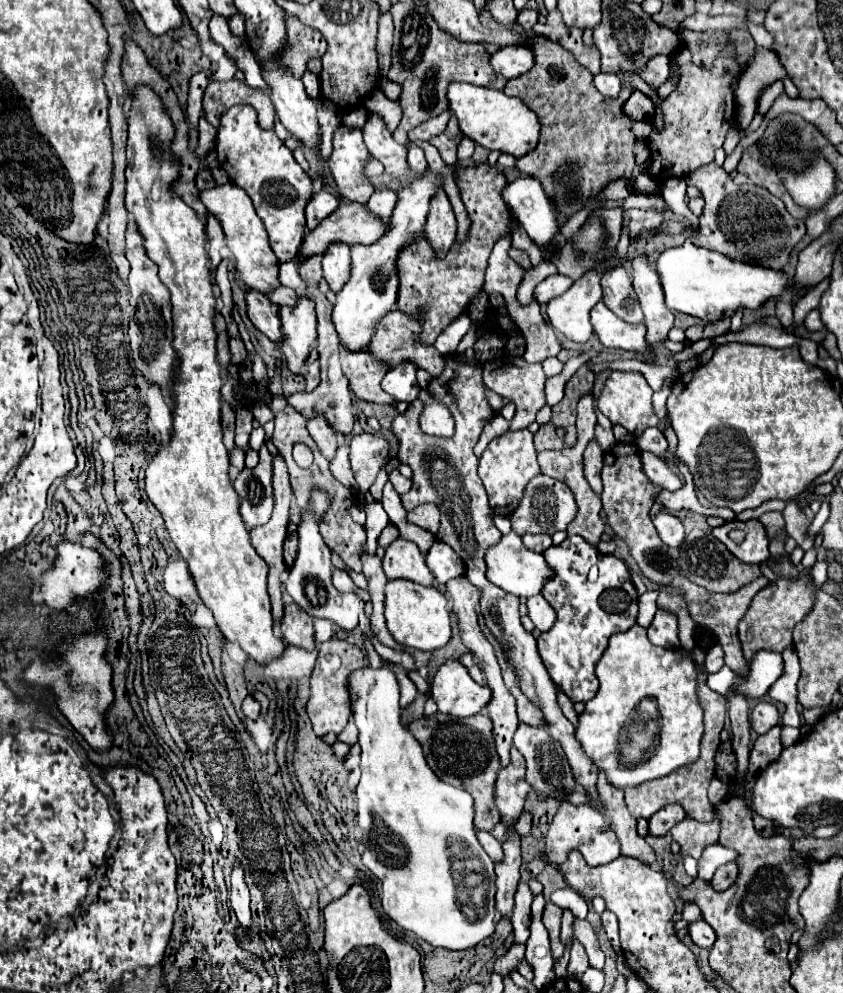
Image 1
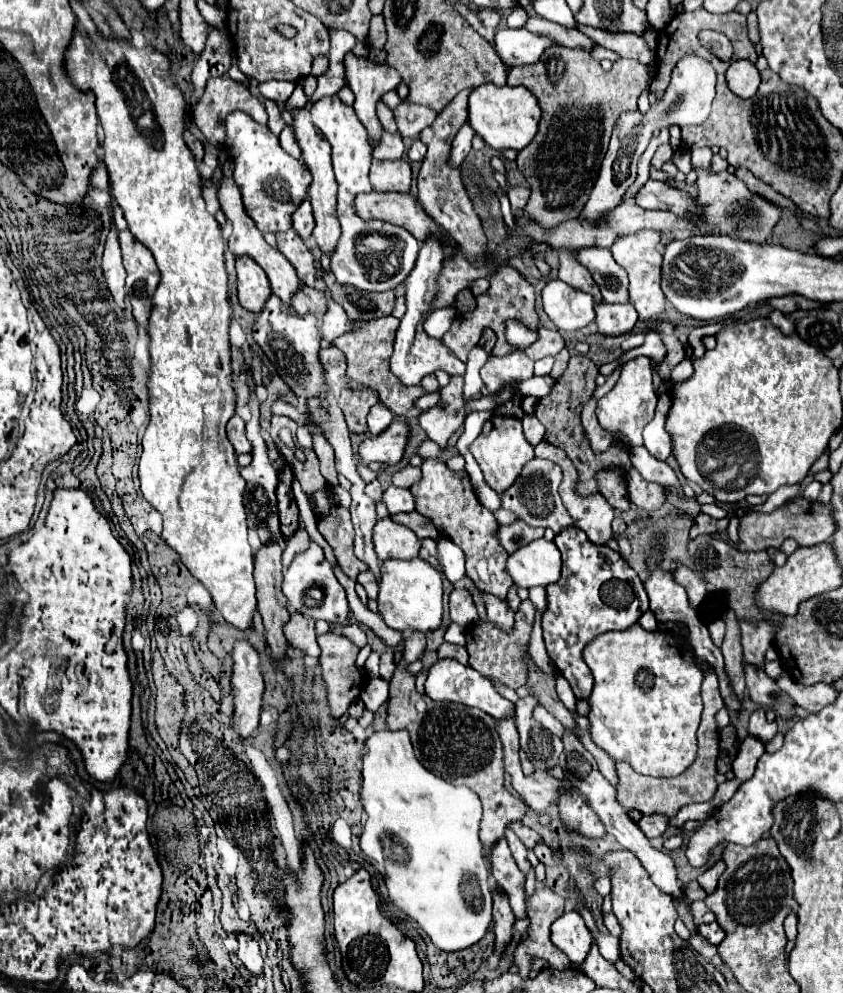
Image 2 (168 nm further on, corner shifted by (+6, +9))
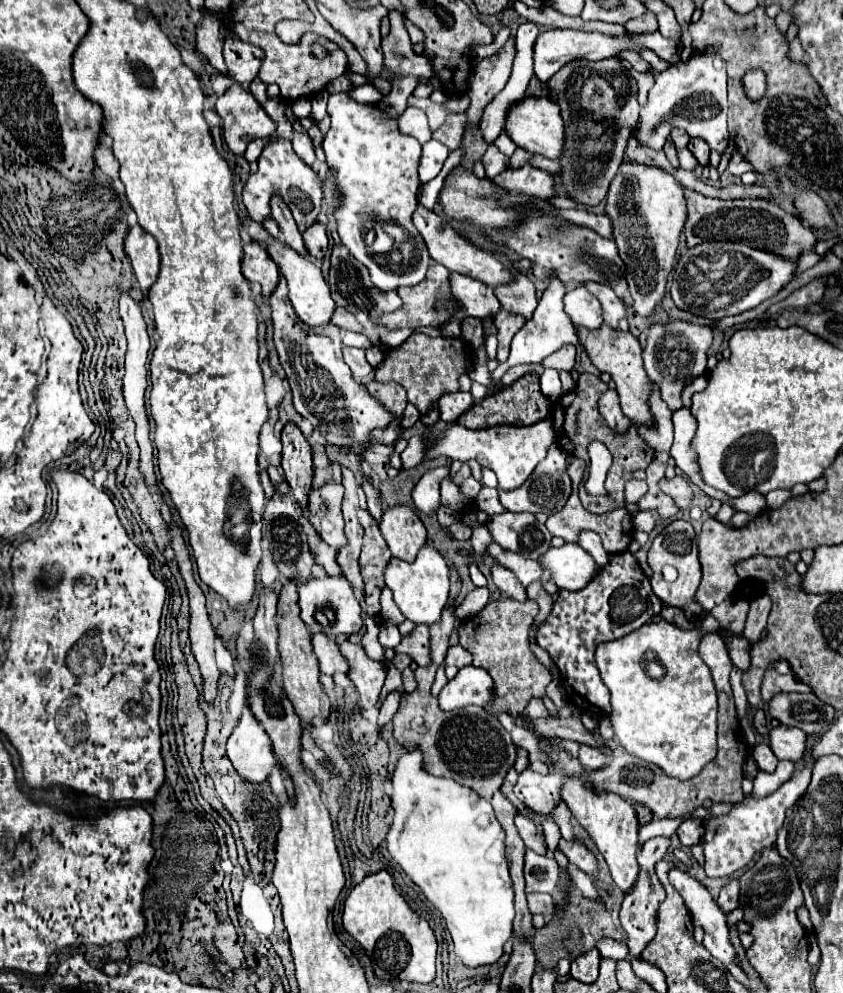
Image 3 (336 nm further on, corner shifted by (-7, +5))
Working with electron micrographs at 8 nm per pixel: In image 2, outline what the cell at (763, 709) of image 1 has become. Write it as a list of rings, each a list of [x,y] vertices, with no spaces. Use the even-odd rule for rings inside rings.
[[[760,709],[750,715],[750,729],[748,731],[752,737],[760,739],[762,743],[768,743],[778,733],[778,727],[776,727],[776,723],[768,723],[764,711]]]

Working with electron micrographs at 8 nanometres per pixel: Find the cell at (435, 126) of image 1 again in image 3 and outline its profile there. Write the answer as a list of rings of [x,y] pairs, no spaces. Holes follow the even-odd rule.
[[[411,97],[411,105],[421,107],[427,113],[431,131],[437,131],[443,125],[443,121],[445,121],[445,107],[443,105],[435,105],[429,99],[413,99],[413,97]]]

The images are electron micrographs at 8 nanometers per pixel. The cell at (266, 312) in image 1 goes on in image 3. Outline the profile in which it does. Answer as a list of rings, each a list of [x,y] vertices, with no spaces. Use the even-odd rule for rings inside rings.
[[[249,243],[243,247],[243,275],[251,283],[261,285],[261,295],[269,297],[279,283],[279,269],[259,243]]]

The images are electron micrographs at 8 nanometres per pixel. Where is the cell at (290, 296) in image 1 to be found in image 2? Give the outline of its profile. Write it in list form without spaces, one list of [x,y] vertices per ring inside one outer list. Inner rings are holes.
[[[302,287],[298,295],[294,295],[294,311],[298,315],[324,315],[328,311],[328,301],[324,291],[312,289],[312,287]]]

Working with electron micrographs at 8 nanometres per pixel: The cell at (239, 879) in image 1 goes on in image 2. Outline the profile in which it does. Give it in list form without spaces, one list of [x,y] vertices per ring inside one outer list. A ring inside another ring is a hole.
[[[238,933],[238,957],[240,961],[244,963],[244,967],[252,973],[252,975],[262,975],[264,973],[264,961],[260,957],[260,951],[258,951],[258,941],[252,939],[250,935],[244,935],[244,933]]]

